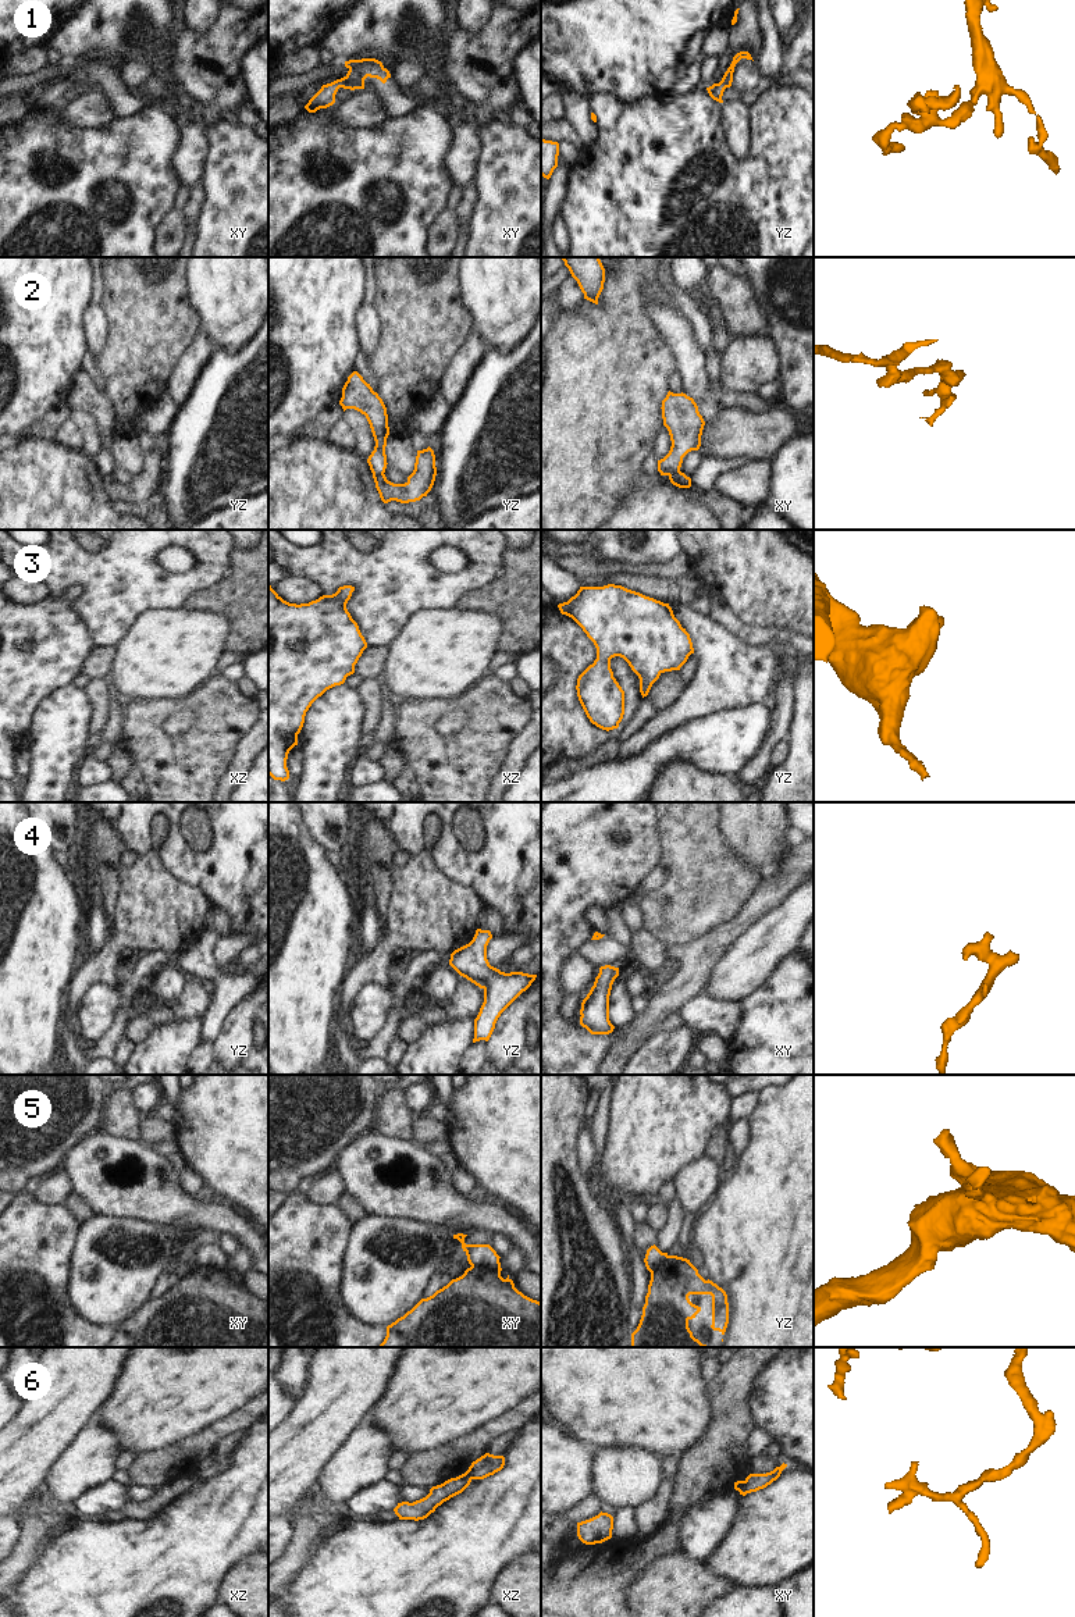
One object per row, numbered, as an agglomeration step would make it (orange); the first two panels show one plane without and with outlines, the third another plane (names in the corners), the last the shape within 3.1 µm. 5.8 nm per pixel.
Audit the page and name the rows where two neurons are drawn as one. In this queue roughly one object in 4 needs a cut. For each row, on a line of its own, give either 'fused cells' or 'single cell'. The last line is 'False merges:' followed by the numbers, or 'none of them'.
1: single cell
2: fused cells
3: single cell
4: single cell
5: fused cells
6: fused cells
False merges: 2, 5, 6

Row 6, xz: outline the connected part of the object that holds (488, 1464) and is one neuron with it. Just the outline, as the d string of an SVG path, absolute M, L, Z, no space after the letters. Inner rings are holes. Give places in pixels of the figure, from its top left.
M485 1453L484 1456L481 1456L480 1458L471 1463L466 1474L471 1479L484 1479L501 1471L503 1465L505 1465L503 1456L494 1456L494 1454Z

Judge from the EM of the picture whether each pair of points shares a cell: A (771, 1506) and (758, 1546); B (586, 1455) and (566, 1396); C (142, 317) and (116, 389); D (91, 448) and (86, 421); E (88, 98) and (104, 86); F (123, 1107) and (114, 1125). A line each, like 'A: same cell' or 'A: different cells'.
A: same cell
B: different cells
C: same cell
D: same cell
E: different cells
F: same cell

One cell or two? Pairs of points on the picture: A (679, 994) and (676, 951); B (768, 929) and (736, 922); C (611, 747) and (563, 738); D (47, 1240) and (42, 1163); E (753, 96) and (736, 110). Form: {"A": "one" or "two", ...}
{"A": "one", "B": "two", "C": "two", "D": "two", "E": "two"}

